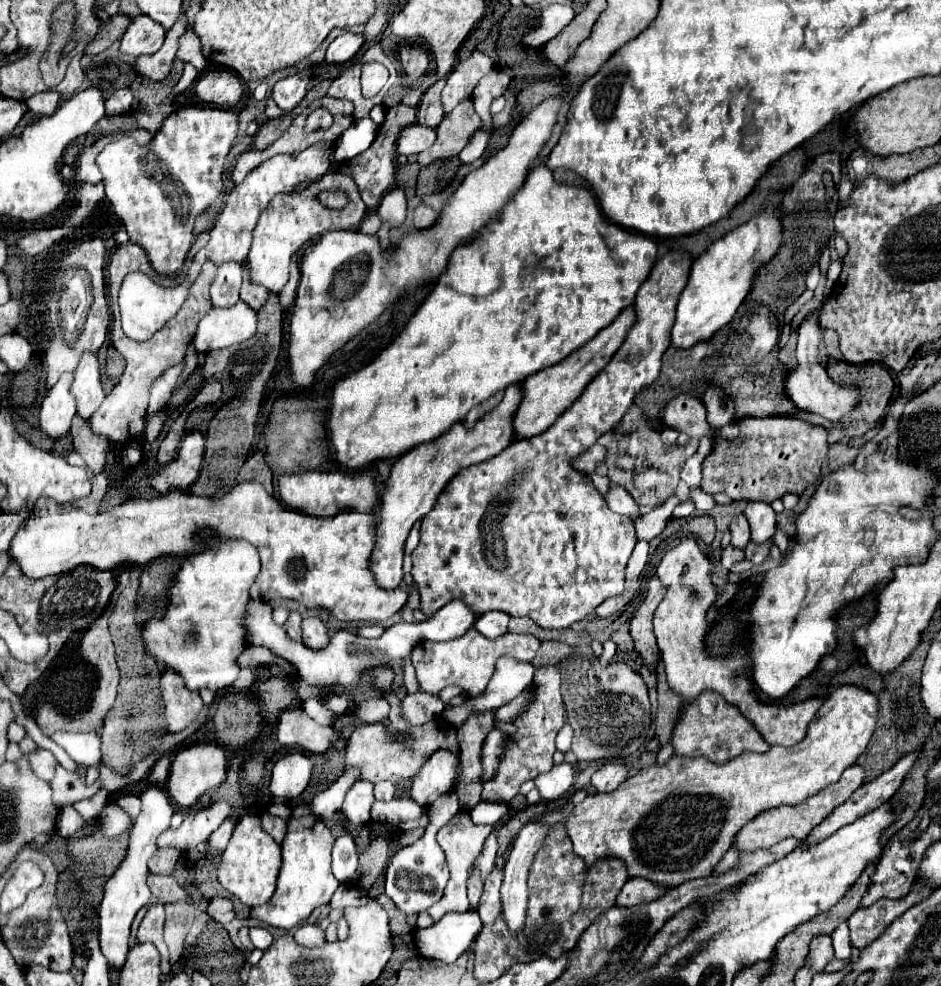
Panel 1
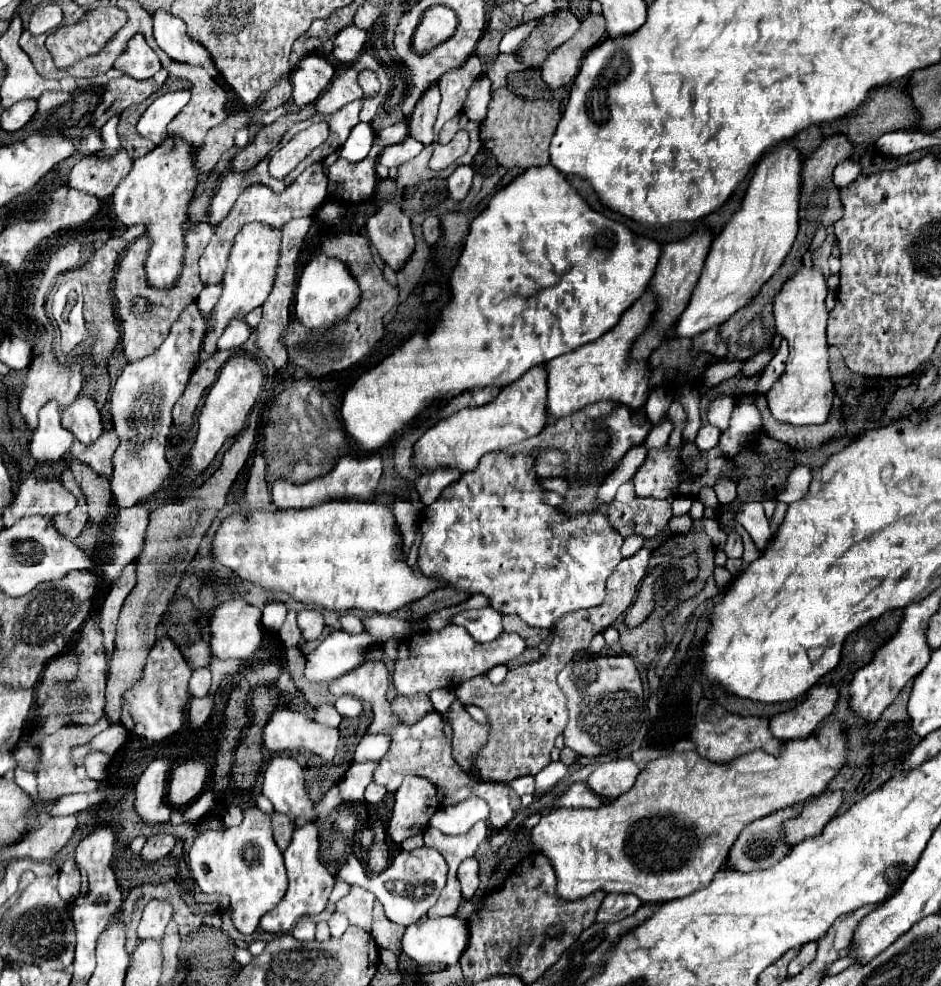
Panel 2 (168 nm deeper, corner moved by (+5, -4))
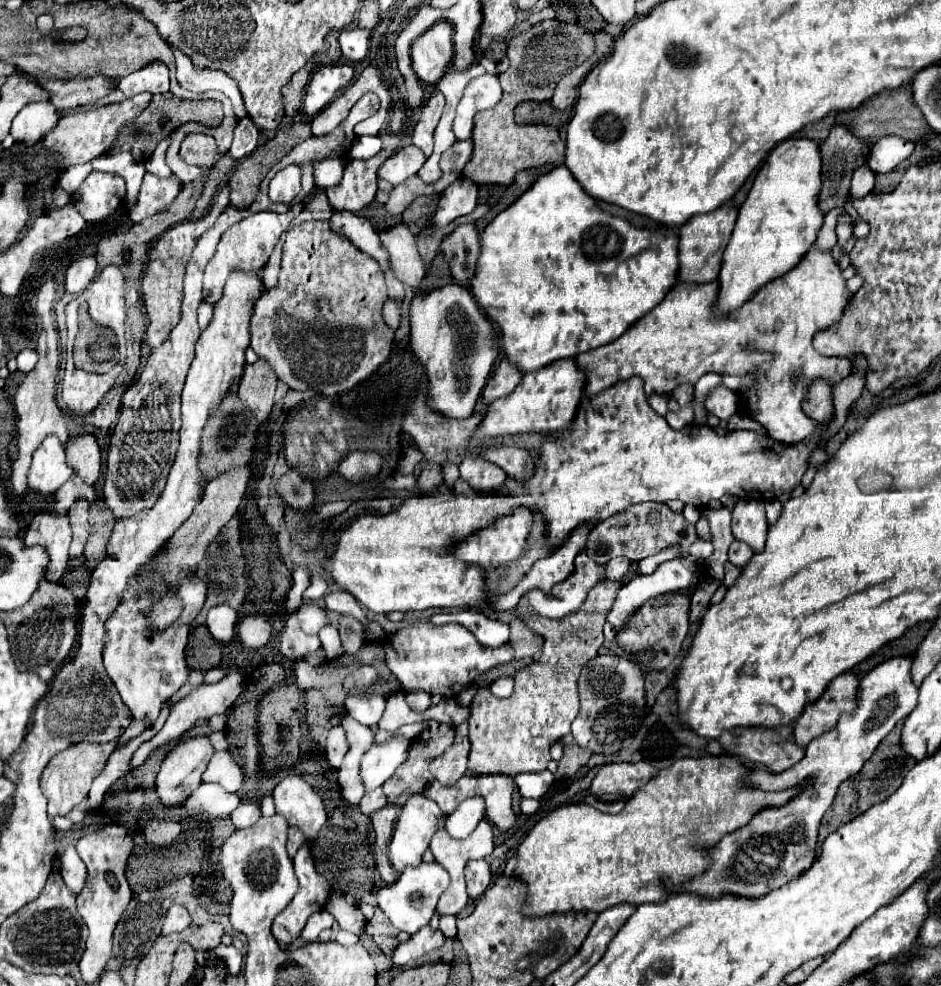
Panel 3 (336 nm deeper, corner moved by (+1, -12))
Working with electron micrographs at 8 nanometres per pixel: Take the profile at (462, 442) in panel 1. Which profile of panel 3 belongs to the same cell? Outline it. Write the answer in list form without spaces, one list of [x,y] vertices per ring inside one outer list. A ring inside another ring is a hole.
[[[561,359],[553,361],[545,367],[541,367],[537,373],[523,375],[521,383],[515,387],[511,395],[505,399],[497,399],[489,405],[487,417],[481,423],[481,427],[475,431],[475,437],[469,441],[469,447],[483,445],[487,437],[491,435],[511,435],[511,433],[555,433],[561,431],[565,425],[569,425],[577,413],[579,401],[583,397],[585,387],[585,373],[577,369],[577,361]]]

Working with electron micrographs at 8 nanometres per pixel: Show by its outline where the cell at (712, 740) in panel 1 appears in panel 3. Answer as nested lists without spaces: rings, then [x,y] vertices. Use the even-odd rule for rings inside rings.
[[[787,725],[787,727],[777,727],[777,733],[773,729],[765,729],[765,727],[741,727],[739,729],[733,729],[733,731],[725,731],[721,737],[719,737],[723,749],[729,753],[729,755],[741,755],[745,759],[749,759],[751,763],[757,763],[757,765],[763,765],[765,769],[769,769],[771,773],[781,773],[785,769],[789,769],[791,765],[795,765],[797,761],[803,759],[805,755],[805,749],[801,749],[797,743],[795,743],[795,737],[793,737],[793,727]]]

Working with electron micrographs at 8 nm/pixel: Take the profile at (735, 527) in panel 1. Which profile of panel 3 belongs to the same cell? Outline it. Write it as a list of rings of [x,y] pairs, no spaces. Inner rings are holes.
[[[733,541],[729,547],[729,561],[737,567],[745,567],[749,563],[753,555],[753,549],[749,549],[749,545],[741,543],[741,541]]]

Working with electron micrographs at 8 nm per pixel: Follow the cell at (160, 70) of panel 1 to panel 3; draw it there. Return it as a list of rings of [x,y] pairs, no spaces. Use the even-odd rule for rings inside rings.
[[[141,93],[141,95],[135,95],[121,103],[111,103],[107,107],[99,107],[99,109],[93,109],[87,113],[63,115],[59,119],[57,127],[43,139],[43,147],[55,155],[55,159],[57,159],[55,165],[59,169],[67,169],[75,163],[87,163],[113,147],[113,143],[117,139],[117,131],[123,125],[129,125],[149,105],[151,97],[153,97],[151,93]]]

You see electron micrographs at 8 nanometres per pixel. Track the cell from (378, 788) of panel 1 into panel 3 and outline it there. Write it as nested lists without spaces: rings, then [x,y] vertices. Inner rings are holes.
[[[375,789],[375,791],[365,793],[365,797],[363,797],[361,803],[359,803],[359,809],[361,809],[361,813],[371,815],[371,813],[379,811],[379,809],[385,807],[385,805],[387,805],[387,801],[385,801],[385,793],[383,793],[383,789]]]

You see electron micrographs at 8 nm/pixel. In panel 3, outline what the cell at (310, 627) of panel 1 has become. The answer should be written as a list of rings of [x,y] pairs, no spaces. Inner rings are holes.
[[[301,603],[299,607],[299,623],[305,633],[319,633],[321,625],[327,625],[327,611],[317,603]]]

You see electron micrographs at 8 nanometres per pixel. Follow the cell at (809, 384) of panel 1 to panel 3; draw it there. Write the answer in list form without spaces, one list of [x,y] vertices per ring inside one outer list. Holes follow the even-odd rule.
[[[813,247],[795,269],[777,277],[777,281],[765,285],[761,293],[749,297],[749,301],[745,301],[745,305],[741,305],[741,309],[735,309],[733,313],[715,311],[717,293],[717,279],[711,283],[677,283],[653,311],[641,317],[617,341],[611,341],[609,345],[597,347],[593,351],[579,353],[577,363],[587,373],[585,395],[595,395],[603,389],[609,389],[617,381],[629,379],[633,375],[643,377],[645,395],[649,397],[653,393],[669,395],[675,387],[683,383],[695,385],[705,373],[735,377],[745,377],[751,373],[755,377],[755,385],[741,393],[741,403],[747,403],[741,405],[743,413],[763,425],[767,435],[777,443],[795,445],[803,441],[817,427],[817,423],[809,419],[801,409],[807,385],[813,381],[813,377],[825,377],[831,385],[837,385],[851,371],[851,361],[847,357],[825,357],[813,349],[815,333],[833,327],[843,317],[845,309],[853,299],[853,293],[847,289],[847,281],[841,275],[839,263],[831,257],[831,251]]]

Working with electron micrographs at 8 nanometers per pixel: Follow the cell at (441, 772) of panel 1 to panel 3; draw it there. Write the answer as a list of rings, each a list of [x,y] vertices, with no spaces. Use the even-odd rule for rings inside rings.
[[[411,795],[409,801],[403,805],[401,809],[401,817],[397,819],[395,831],[393,831],[393,839],[389,845],[389,861],[391,865],[401,873],[407,867],[419,865],[423,853],[429,847],[431,837],[435,835],[437,829],[445,827],[445,813],[439,809],[439,805],[423,795]]]

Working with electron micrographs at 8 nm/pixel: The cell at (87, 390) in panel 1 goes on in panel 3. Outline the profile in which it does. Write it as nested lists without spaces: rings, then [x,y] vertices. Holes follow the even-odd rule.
[[[83,435],[67,443],[67,461],[71,469],[87,483],[95,485],[101,469],[101,449],[93,435]]]

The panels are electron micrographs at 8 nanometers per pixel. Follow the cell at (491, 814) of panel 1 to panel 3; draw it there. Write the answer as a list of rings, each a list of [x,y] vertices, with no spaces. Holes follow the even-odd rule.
[[[473,797],[457,805],[457,809],[451,813],[451,819],[447,817],[445,829],[449,831],[451,837],[463,839],[477,827],[477,823],[483,817],[485,817],[485,803],[481,797]]]

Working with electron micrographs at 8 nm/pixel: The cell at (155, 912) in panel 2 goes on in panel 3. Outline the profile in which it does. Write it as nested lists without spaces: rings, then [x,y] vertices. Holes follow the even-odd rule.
[[[173,905],[173,907],[167,911],[165,923],[163,923],[163,935],[179,933],[179,931],[187,929],[189,925],[191,925],[191,915],[189,915],[189,911],[187,911],[183,905]]]

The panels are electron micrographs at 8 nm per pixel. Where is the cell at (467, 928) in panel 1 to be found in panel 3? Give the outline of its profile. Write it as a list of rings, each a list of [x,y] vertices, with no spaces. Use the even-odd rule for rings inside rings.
[[[425,925],[423,929],[419,929],[417,933],[413,933],[407,941],[399,943],[393,949],[391,955],[391,963],[393,967],[403,967],[413,959],[419,959],[431,951],[437,951],[445,945],[445,935],[439,929],[433,929],[431,925]]]

